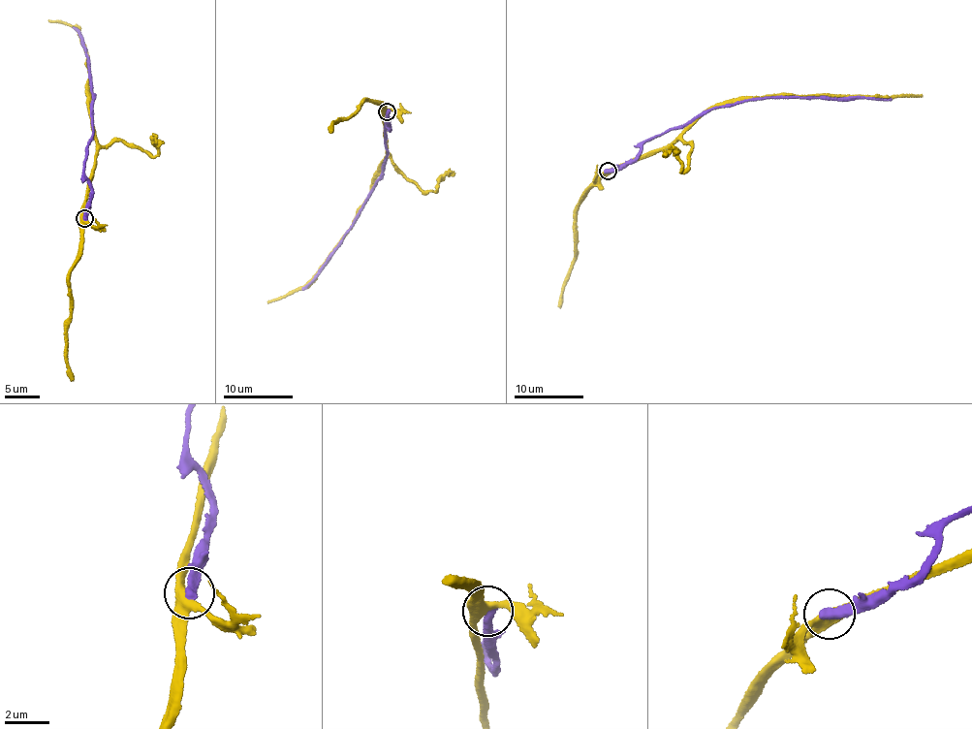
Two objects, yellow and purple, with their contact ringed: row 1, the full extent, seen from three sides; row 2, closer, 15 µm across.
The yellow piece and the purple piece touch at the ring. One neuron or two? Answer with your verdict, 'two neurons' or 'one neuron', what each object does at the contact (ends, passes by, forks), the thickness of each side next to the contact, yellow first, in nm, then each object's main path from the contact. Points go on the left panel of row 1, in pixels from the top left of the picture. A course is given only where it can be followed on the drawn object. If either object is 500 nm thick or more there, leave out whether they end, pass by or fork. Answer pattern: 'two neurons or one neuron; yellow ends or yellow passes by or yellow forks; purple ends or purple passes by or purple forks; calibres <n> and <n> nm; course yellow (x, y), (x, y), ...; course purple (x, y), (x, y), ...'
two neurons; yellow forks; purple ends; calibres 400 and 460 nm; course yellow (84, 217), (98, 146), (86, 108), (89, 56), (79, 32), (62, 21), (49, 20); course purple (84, 217), (93, 195), (83, 170), (86, 150), (93, 140), (93, 97), (89, 57), (80, 31), (74, 28)

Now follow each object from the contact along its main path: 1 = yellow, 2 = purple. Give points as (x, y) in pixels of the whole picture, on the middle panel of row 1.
1: (387, 111), (383, 122), (385, 142), (391, 153), (379, 162), (373, 187), (354, 226), (320, 272), (267, 303)
2: (387, 111), (391, 128), (385, 128), (387, 152), (382, 174), (353, 227), (317, 277), (302, 289)

